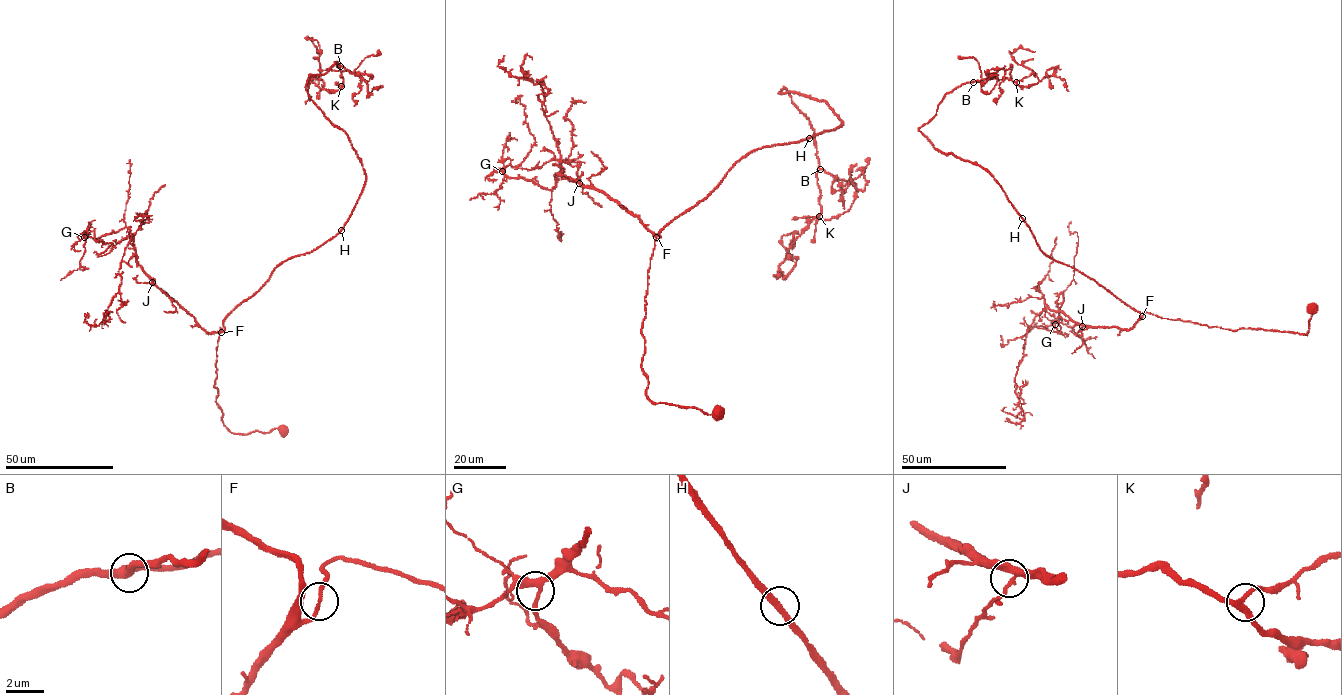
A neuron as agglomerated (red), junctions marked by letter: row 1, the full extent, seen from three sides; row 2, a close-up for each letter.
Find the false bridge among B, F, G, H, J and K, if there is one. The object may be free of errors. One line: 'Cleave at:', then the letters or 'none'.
Cleave at: none

